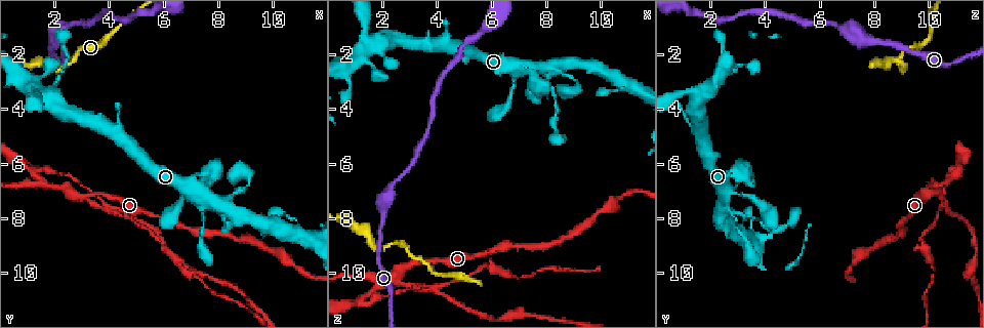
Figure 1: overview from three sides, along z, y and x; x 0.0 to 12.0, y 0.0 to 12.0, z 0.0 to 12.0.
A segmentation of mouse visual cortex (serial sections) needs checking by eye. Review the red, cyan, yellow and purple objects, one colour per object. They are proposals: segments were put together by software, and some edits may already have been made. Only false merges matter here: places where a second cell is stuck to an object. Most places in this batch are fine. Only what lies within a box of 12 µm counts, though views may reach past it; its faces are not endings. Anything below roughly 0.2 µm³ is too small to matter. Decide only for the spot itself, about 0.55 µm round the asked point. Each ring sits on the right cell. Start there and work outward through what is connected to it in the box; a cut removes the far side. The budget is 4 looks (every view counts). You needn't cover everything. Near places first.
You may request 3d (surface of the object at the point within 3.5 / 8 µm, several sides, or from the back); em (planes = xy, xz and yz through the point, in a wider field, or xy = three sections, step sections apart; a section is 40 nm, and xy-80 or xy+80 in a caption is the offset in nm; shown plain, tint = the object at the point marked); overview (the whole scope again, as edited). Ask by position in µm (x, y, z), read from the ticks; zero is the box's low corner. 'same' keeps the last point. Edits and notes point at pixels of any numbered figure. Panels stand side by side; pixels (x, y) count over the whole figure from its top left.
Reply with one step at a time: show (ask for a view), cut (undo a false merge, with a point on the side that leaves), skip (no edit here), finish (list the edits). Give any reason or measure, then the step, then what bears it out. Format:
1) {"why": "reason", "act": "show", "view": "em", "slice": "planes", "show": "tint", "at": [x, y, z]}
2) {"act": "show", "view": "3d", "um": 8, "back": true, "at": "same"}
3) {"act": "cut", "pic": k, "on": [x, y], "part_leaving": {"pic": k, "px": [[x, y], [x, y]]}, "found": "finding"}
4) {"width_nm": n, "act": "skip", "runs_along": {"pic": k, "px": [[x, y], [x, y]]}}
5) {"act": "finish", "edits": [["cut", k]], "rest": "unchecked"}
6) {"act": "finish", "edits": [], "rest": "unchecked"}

{"why": "abrupt turn", "act": "show", "view": "3d", "um": 3.5, "at": [2.0, 2.5, 9.1]}

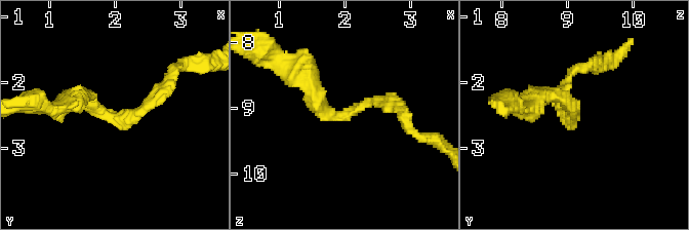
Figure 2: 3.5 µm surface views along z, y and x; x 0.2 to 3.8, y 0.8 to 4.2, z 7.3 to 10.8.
{"why": "need the tissue", "act": "show", "view": "em", "slice": "xy", "step": 3, "show": "tint", "at": [2.00, 2.55, 9.10]}

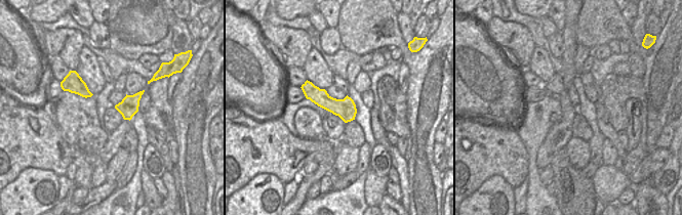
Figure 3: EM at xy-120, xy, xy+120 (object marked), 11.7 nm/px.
{"act": "skip", "runs_along": {"pic": 2, "px": [[397, 104], [328, 115], [299, 75]]}, "found": "all the same cell"}

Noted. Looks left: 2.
{"act": "show", "view": "3d", "um": 3.5, "back": true, "at": [1.7, 6.8, 10.5]}

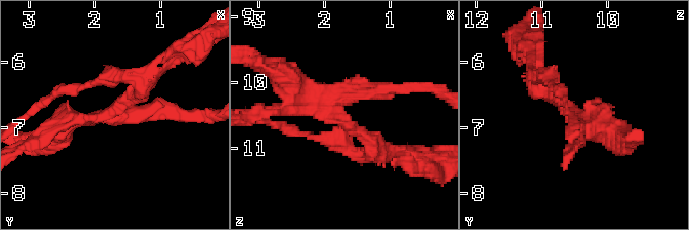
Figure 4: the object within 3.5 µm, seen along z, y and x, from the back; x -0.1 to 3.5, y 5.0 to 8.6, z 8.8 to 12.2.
{"arms": 3, "act": "cut", "pic": 4, "on": [561, 94], "part_leaving": {"pic": 4, "px": [[584, 129], [579, 132], [563, 170]]}, "found": "a second cell is stuck on"}

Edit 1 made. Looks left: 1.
{"act": "finish", "edits": [["cut", 4]], "rest": "unchecked"}

